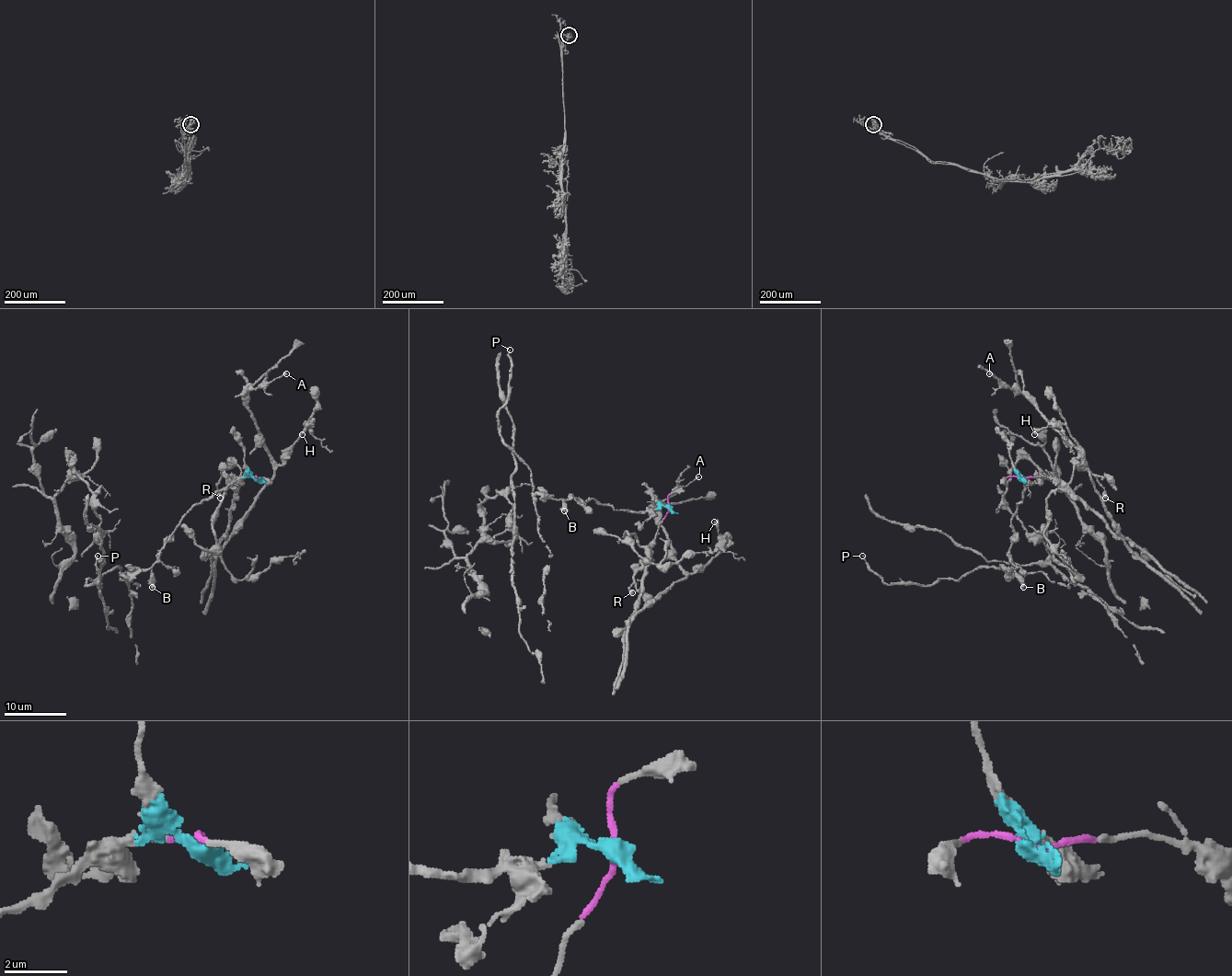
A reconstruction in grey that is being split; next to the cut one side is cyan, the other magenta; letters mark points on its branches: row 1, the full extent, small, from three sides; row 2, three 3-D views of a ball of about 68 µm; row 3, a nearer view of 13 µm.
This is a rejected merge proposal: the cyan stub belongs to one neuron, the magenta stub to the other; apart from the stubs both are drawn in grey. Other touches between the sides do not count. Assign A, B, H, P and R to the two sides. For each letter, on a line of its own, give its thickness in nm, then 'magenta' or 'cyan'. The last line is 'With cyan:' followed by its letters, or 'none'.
A: calibre 260 nm; magenta
B: calibre 500 nm; cyan
H: calibre 360 nm; magenta
P: calibre 110 nm; cyan
R: calibre 550 nm; magenta
With cyan: B, P

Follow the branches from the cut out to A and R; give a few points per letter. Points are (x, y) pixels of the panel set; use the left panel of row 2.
A: (256, 479), (245, 476), (239, 482), (226, 538), (273, 476), (273, 457), (247, 405), (247, 394), (287, 373)
R: (256, 479), (245, 476), (239, 482), (240, 470), (236, 465), (228, 465), (222, 471), (217, 486), (221, 498)

